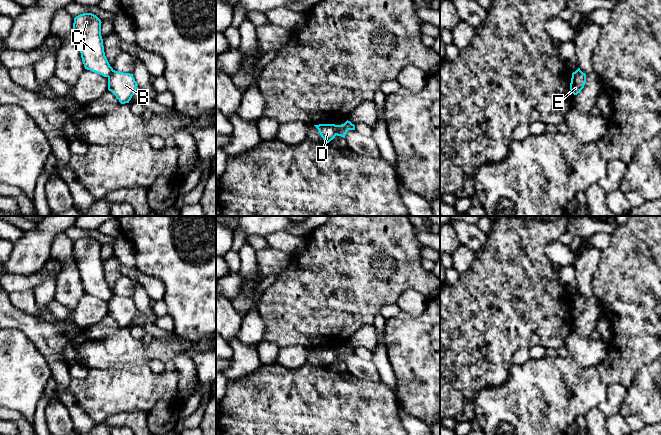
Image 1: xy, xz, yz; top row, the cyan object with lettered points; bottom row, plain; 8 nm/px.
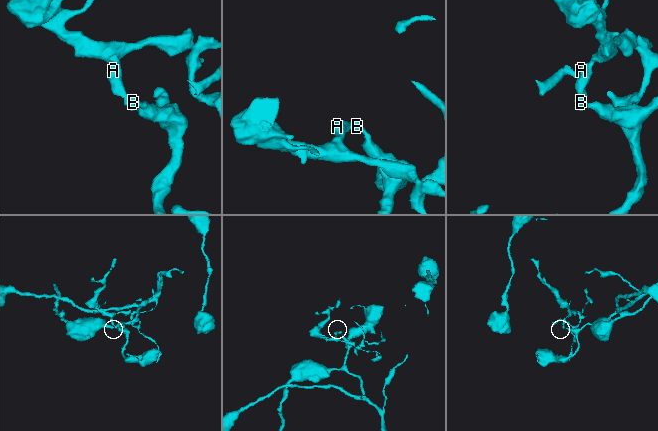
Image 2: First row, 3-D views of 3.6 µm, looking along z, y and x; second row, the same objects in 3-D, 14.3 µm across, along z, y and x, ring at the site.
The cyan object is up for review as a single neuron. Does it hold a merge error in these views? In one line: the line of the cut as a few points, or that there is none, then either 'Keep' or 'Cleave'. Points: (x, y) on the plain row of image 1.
Split along xz (335, 349), (336, 358). Cleave

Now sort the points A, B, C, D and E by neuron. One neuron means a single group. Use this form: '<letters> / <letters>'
A C D / B E

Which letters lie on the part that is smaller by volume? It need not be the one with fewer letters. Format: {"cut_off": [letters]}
{"cut_off": ["A", "C", "D"]}

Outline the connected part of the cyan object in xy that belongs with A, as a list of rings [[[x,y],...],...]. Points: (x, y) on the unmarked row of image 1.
[[[92,237],[80,238],[74,242],[73,257],[85,293],[108,301],[113,292],[105,280],[101,247],[101,244]]]

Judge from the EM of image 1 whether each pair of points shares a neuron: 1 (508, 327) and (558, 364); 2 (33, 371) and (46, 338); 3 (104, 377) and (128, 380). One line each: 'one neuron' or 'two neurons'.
1: two neurons
2: two neurons
3: one neuron

